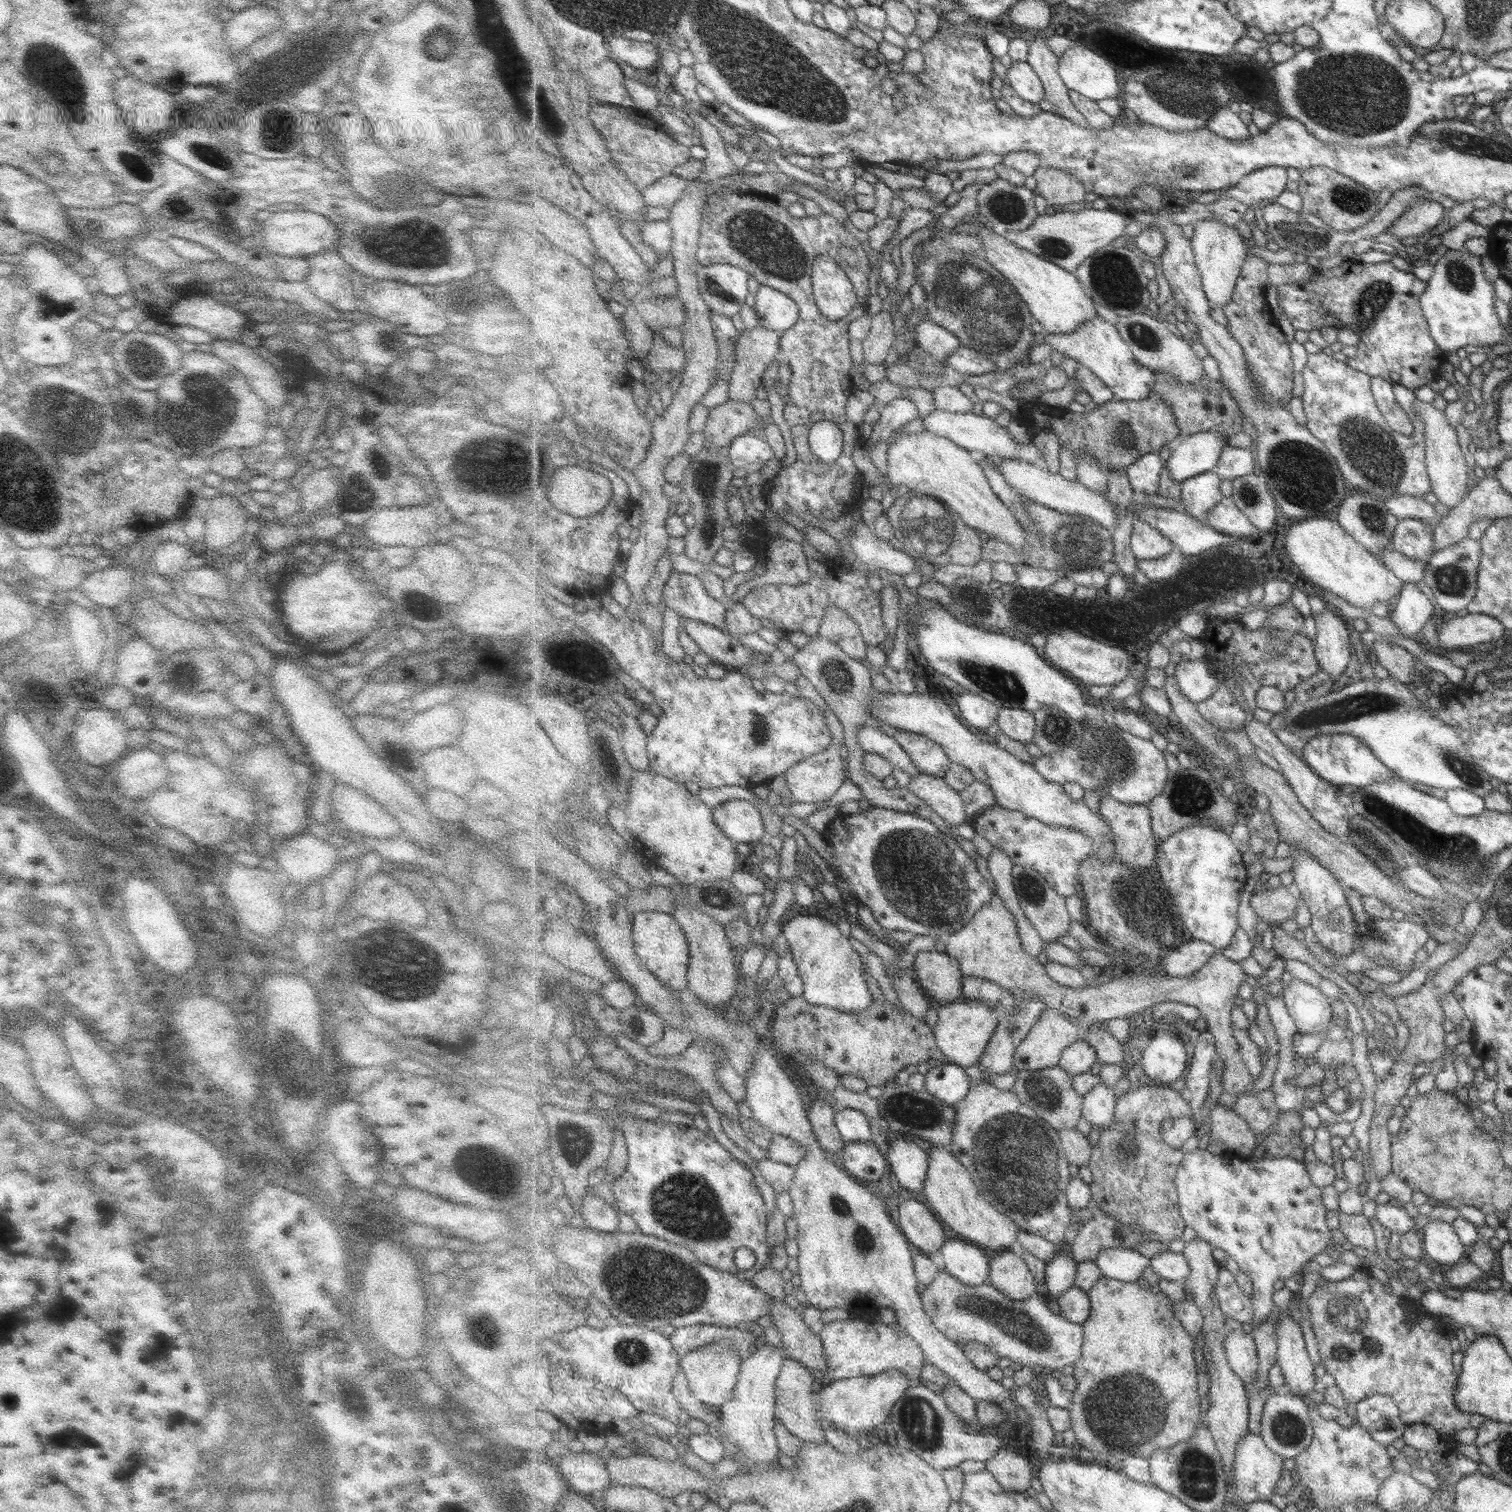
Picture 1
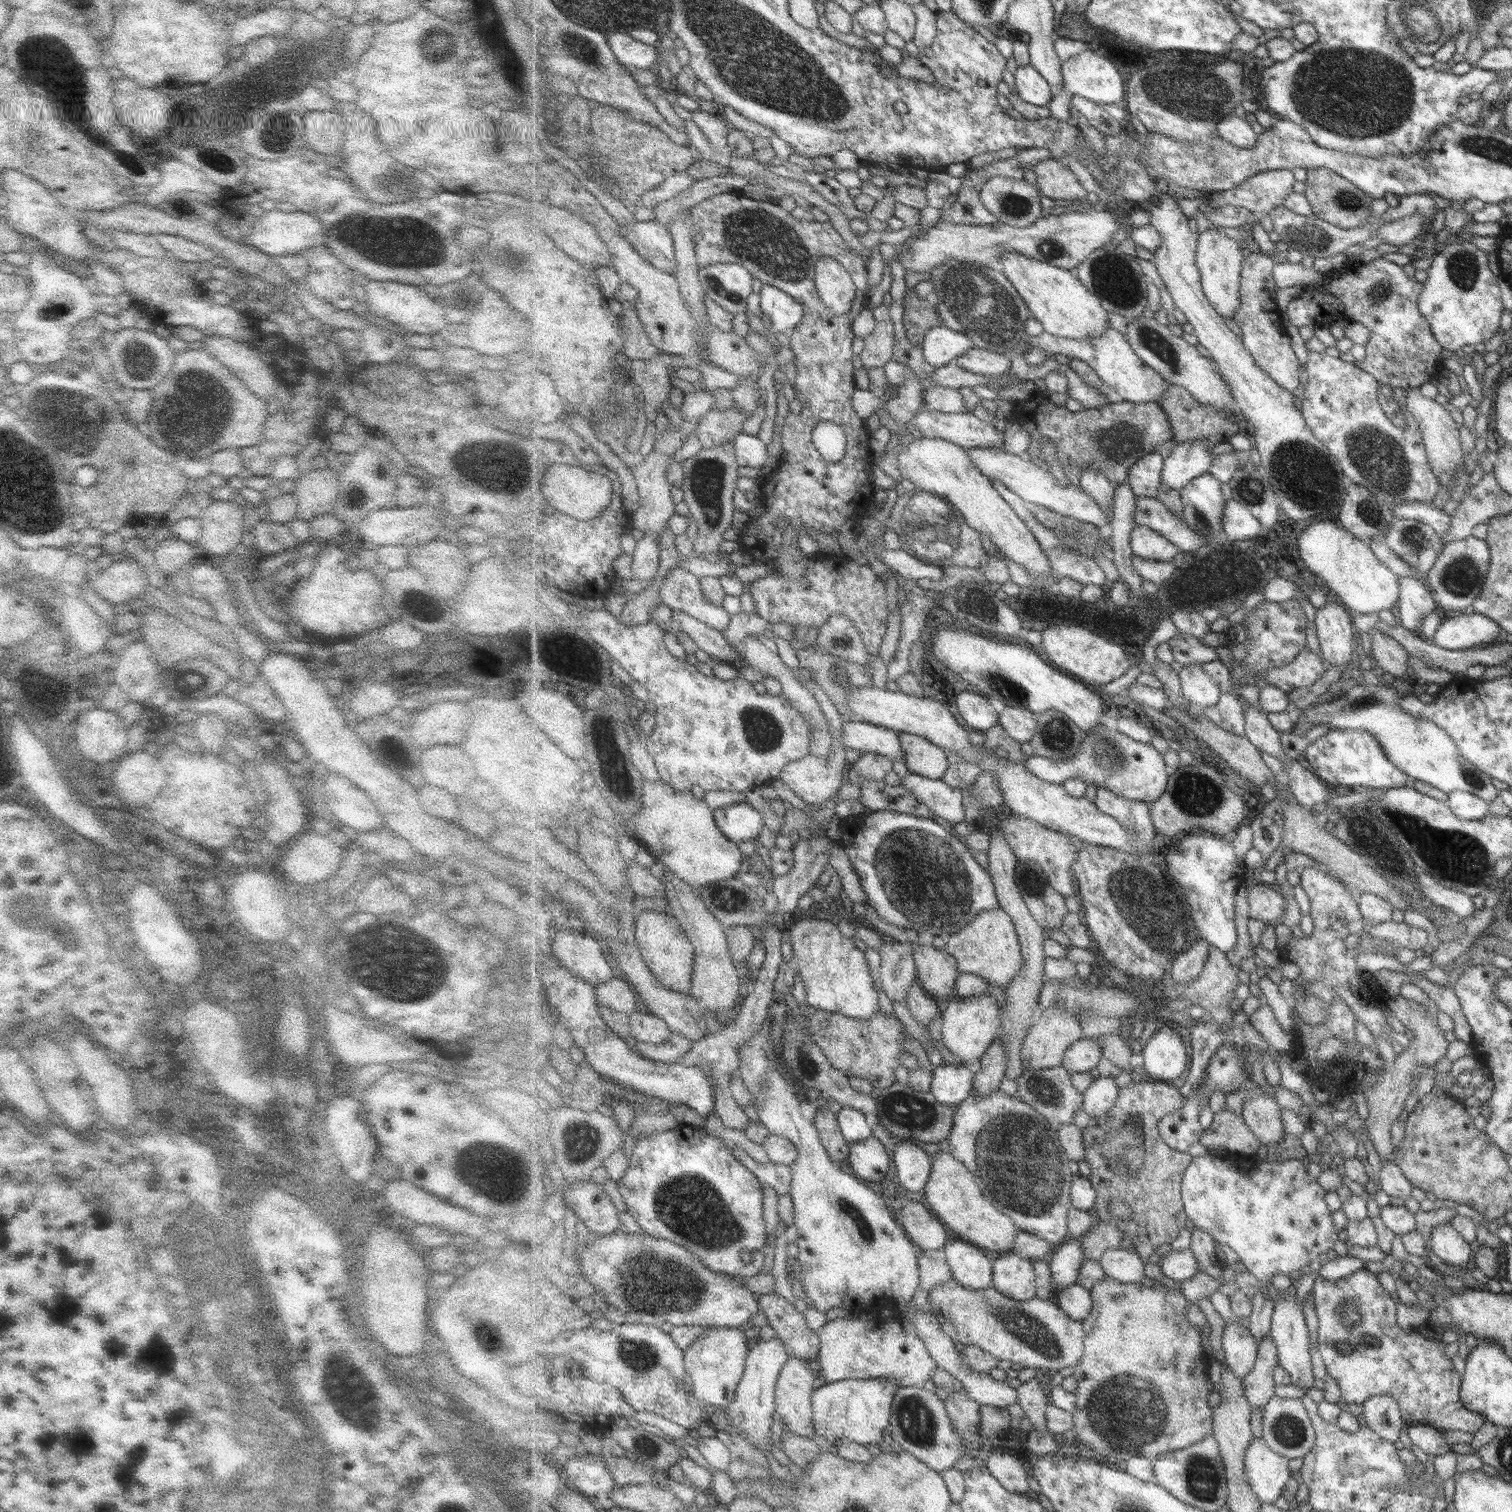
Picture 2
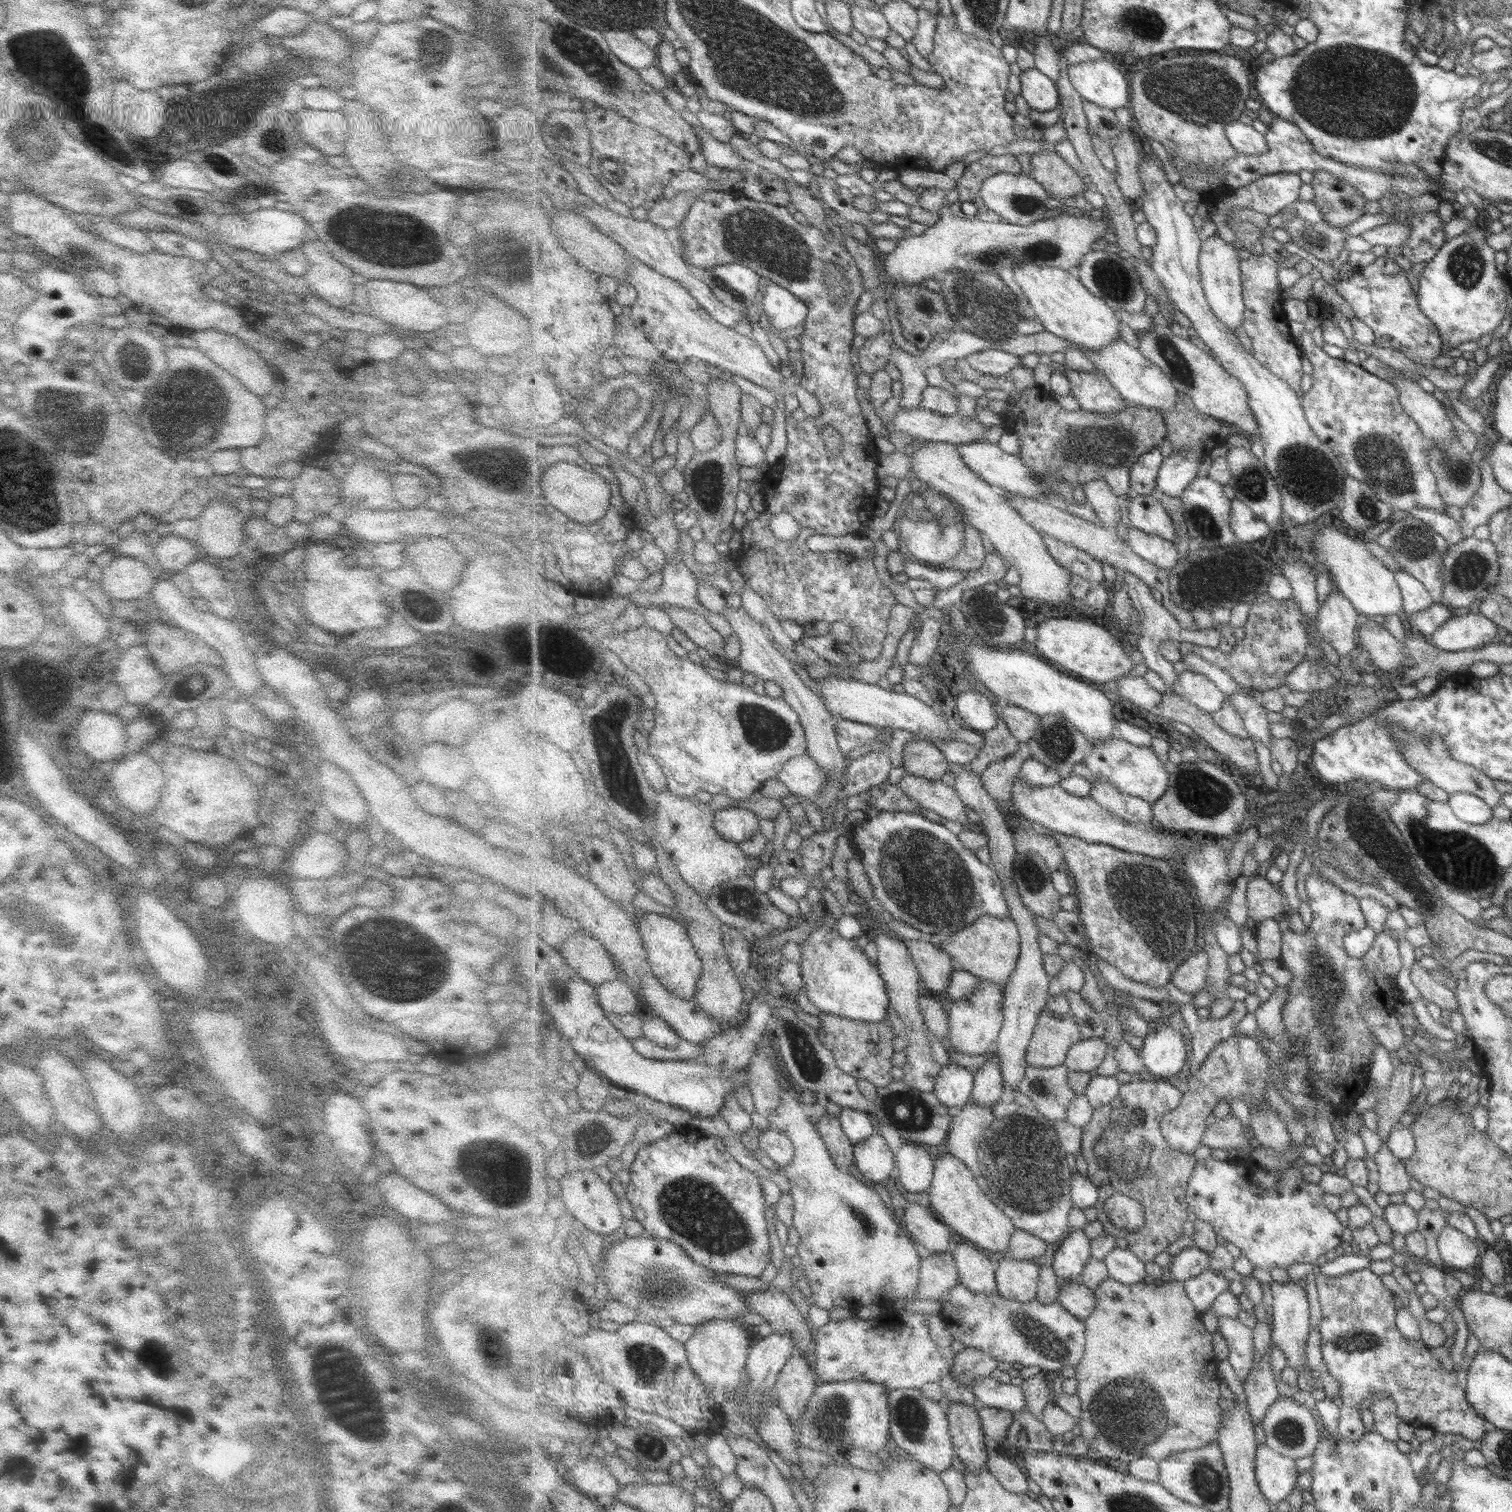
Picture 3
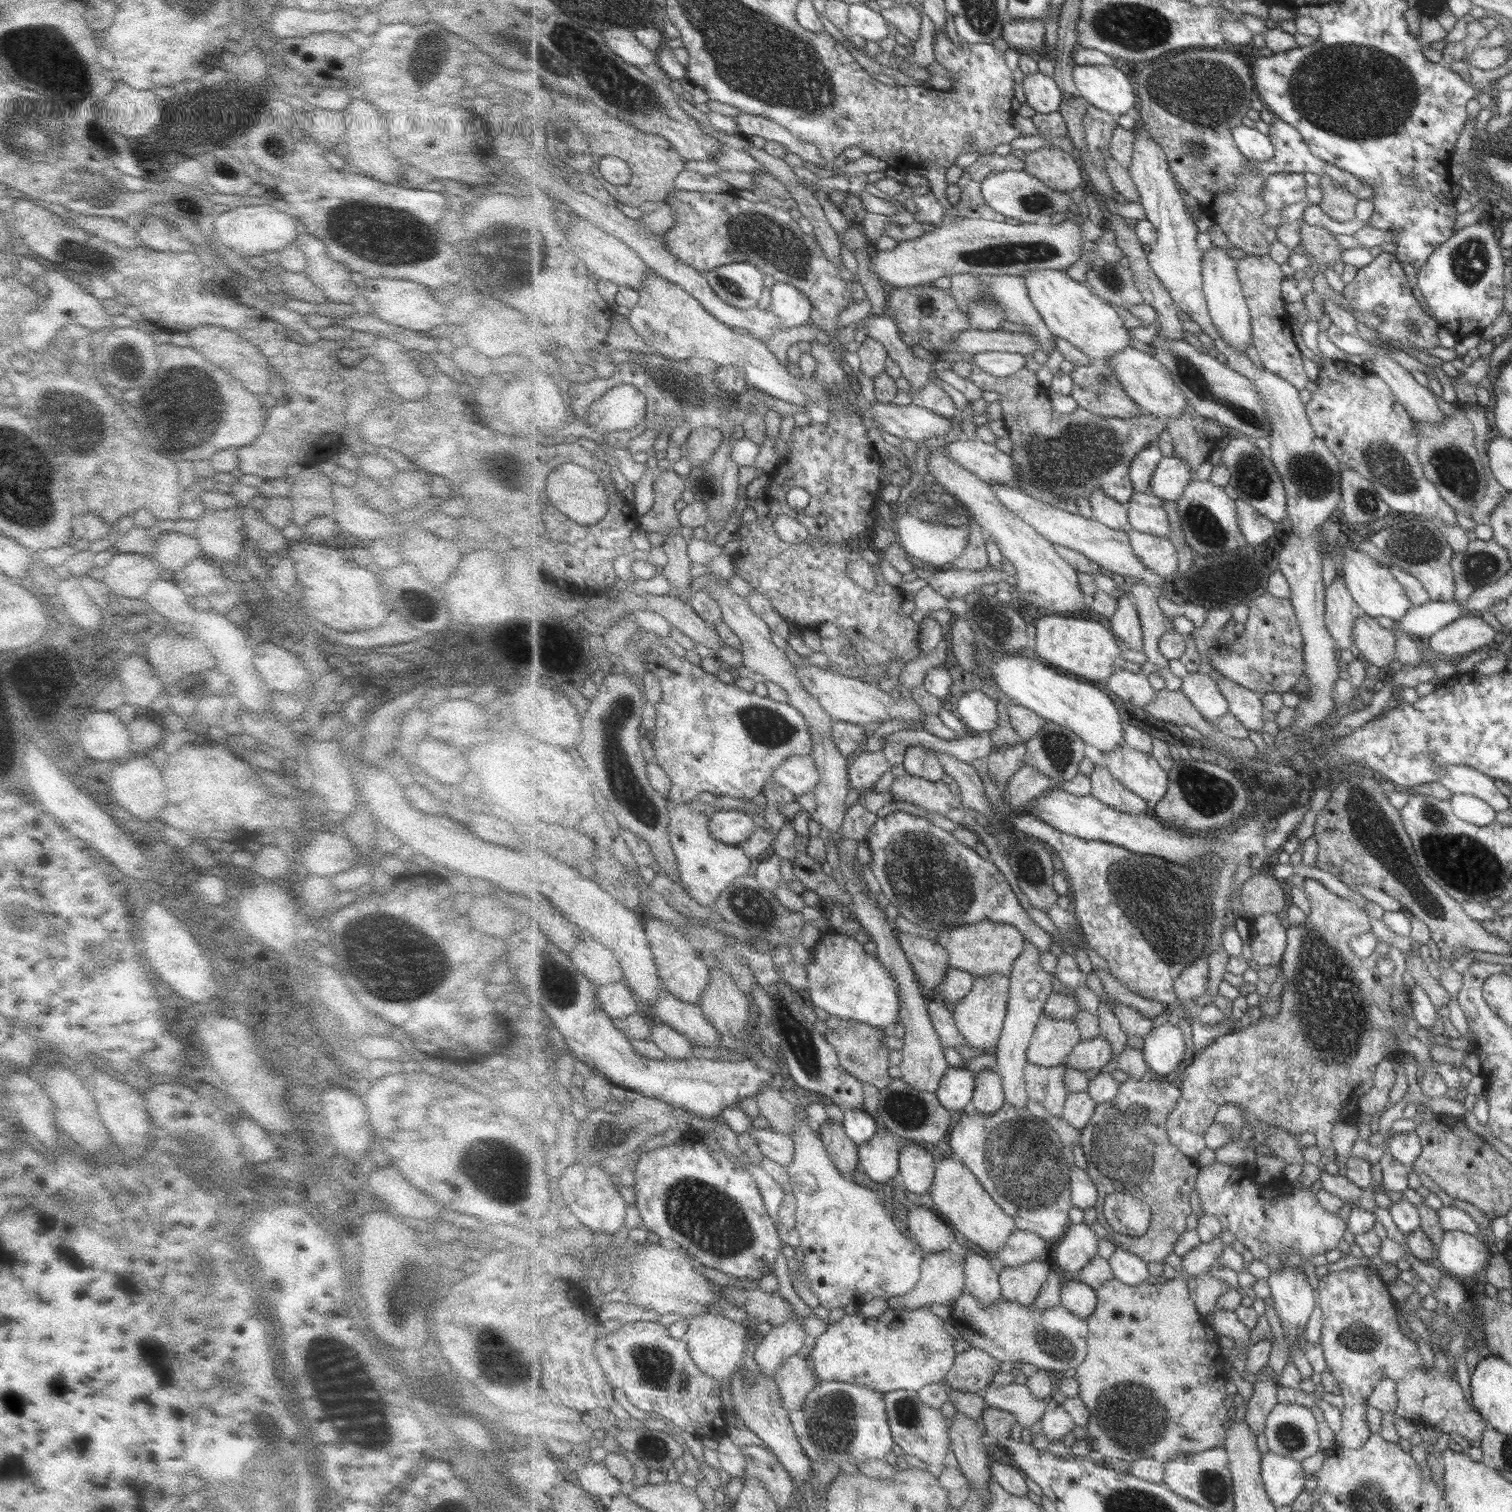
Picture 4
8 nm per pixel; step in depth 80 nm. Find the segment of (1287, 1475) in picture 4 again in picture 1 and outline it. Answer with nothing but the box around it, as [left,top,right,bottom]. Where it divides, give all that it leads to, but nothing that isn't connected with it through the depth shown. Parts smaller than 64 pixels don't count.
[1227,1434,1286,1504]

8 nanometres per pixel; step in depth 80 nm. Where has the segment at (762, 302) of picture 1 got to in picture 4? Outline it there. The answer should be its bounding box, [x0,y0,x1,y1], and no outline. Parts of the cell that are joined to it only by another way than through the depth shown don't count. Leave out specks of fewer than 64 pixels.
[769,281,814,329]

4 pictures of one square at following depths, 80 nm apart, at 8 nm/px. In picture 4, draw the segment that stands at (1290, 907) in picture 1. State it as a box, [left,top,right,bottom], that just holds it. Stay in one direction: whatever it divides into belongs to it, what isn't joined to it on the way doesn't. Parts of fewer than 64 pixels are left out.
[1239,871,1288,921]

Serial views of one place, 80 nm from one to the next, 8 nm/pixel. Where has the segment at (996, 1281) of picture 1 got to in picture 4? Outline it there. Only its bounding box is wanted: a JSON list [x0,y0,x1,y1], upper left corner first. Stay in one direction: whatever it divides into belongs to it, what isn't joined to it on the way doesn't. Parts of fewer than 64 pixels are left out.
[999,1259,1052,1307]

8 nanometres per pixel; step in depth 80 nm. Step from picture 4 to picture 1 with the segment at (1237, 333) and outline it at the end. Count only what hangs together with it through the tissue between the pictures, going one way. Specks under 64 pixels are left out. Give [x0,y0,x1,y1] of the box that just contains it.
[1191,218,1249,308]

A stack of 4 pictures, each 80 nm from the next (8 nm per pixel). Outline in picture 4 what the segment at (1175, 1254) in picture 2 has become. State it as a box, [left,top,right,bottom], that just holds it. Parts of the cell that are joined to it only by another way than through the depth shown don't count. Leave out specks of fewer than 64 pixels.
[1182,1235,1229,1277]

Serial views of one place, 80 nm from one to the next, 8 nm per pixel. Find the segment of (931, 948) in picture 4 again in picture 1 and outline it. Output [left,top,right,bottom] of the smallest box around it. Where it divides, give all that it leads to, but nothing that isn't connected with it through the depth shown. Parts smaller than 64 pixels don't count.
[913,951,965,1005]

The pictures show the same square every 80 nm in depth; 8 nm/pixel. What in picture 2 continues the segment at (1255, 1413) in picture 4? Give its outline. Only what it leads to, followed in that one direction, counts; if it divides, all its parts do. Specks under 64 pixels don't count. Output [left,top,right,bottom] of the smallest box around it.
[1242,1334,1278,1412]

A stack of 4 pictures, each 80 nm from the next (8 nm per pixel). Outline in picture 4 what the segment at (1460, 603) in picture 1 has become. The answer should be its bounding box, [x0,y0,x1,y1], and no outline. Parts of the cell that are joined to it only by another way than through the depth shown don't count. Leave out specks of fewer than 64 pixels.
[1452,539,1510,601]

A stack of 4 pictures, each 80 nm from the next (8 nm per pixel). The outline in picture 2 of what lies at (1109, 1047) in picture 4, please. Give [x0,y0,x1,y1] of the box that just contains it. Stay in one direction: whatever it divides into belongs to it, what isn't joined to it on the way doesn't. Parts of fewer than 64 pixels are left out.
[1062,1039,1103,1073]

